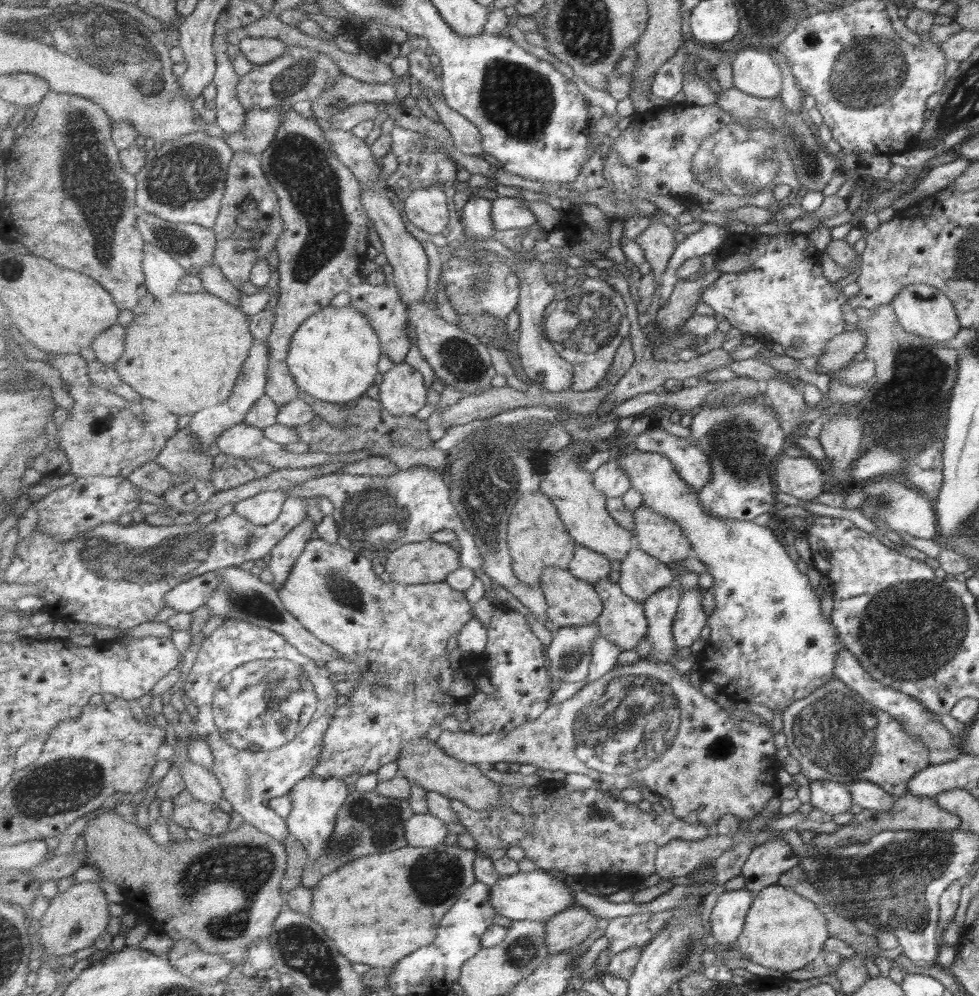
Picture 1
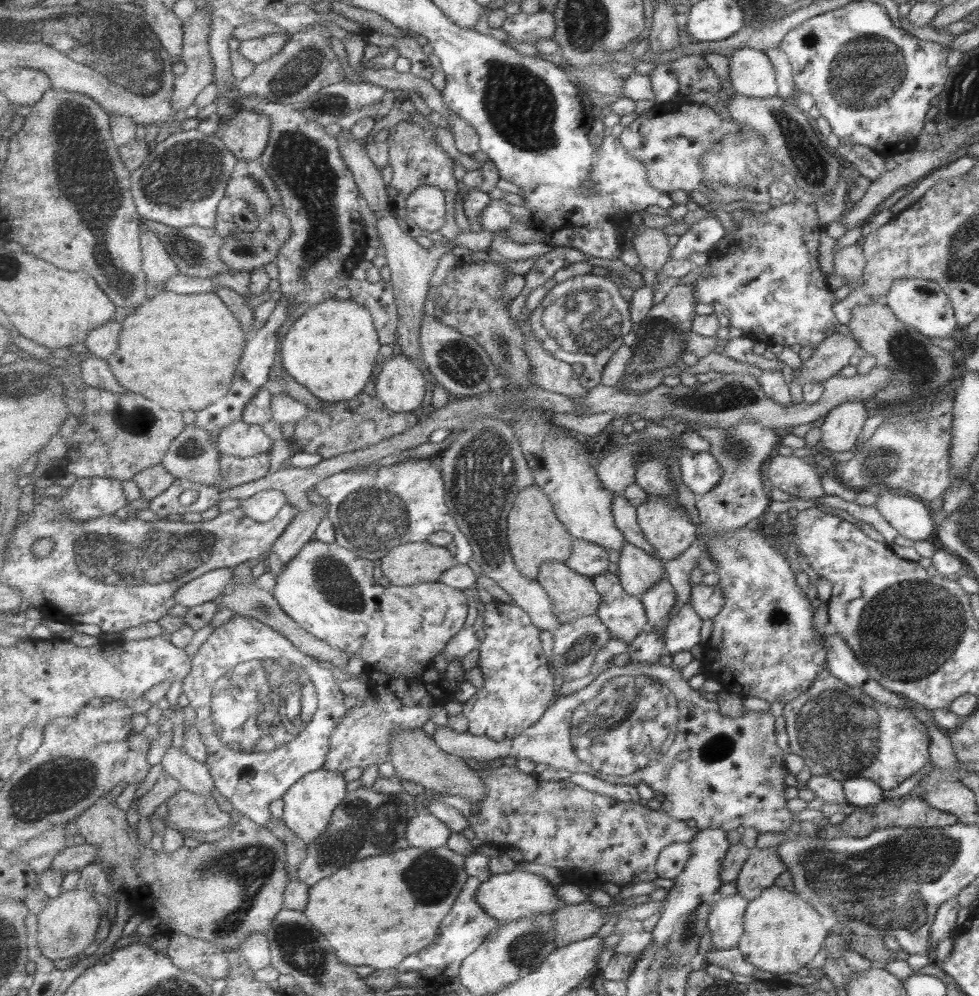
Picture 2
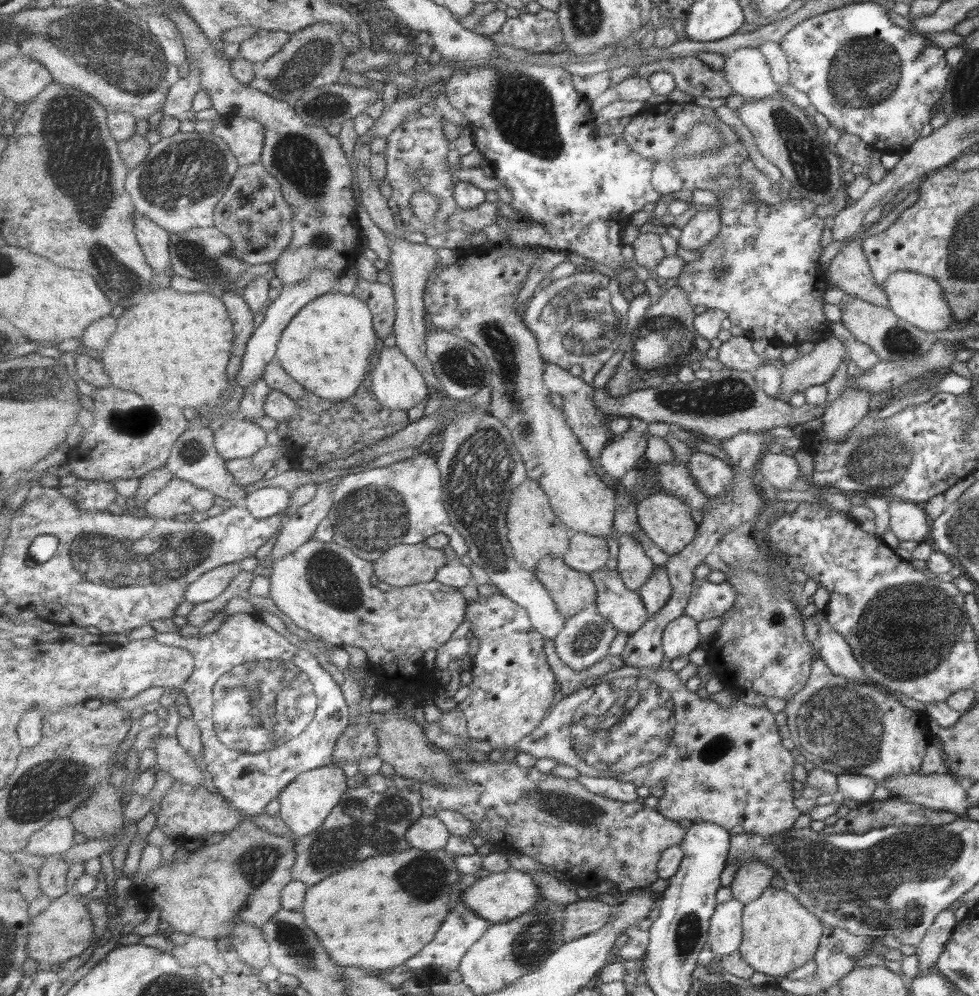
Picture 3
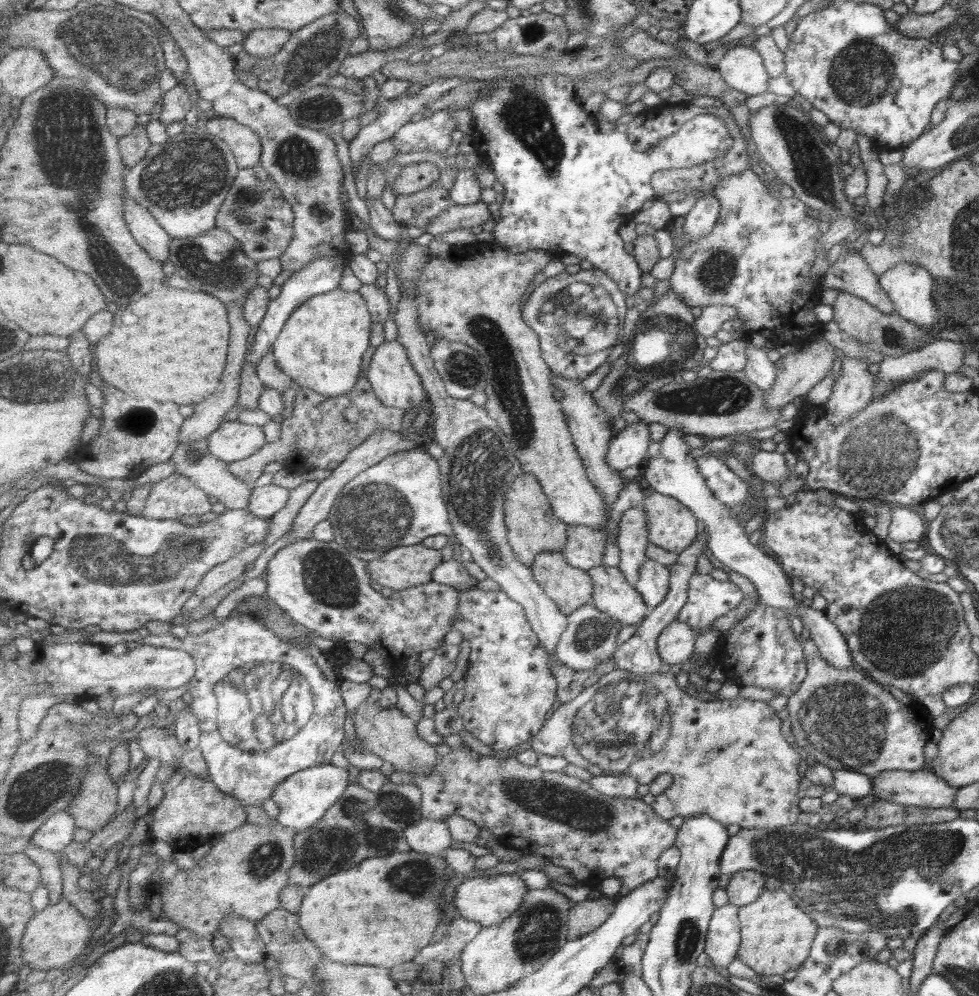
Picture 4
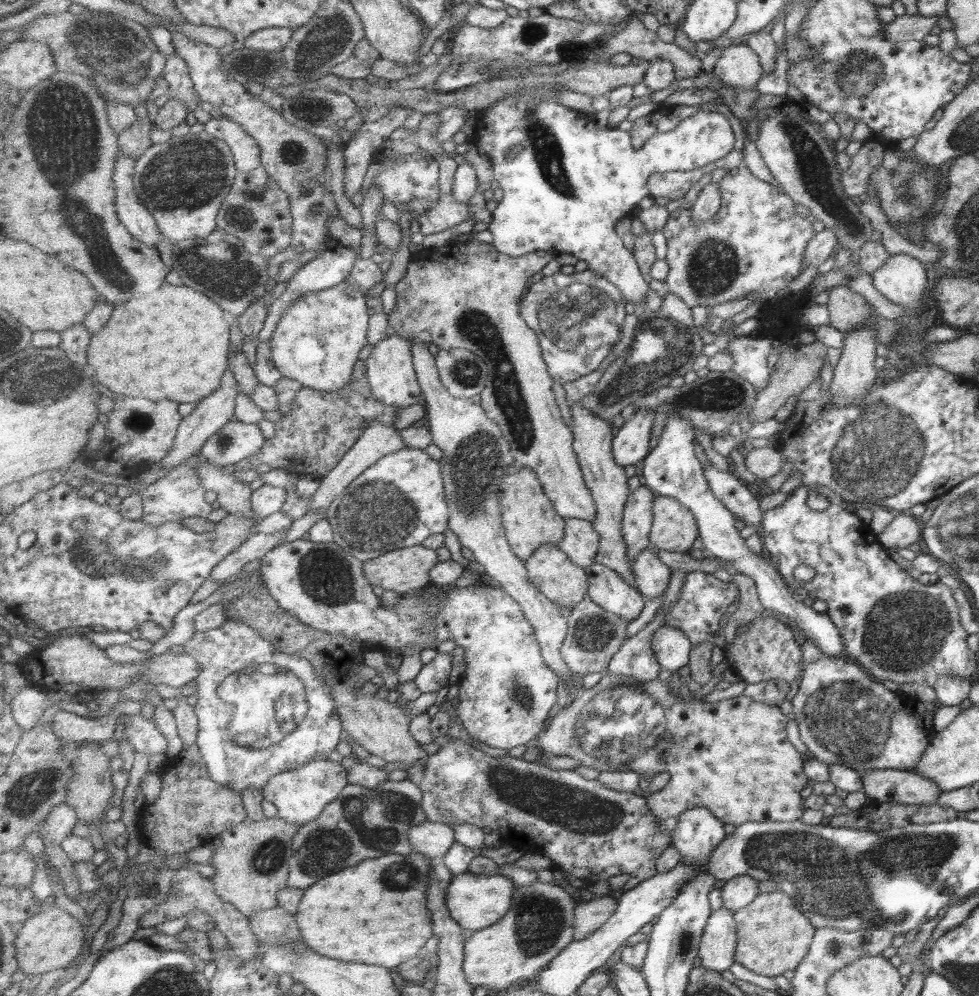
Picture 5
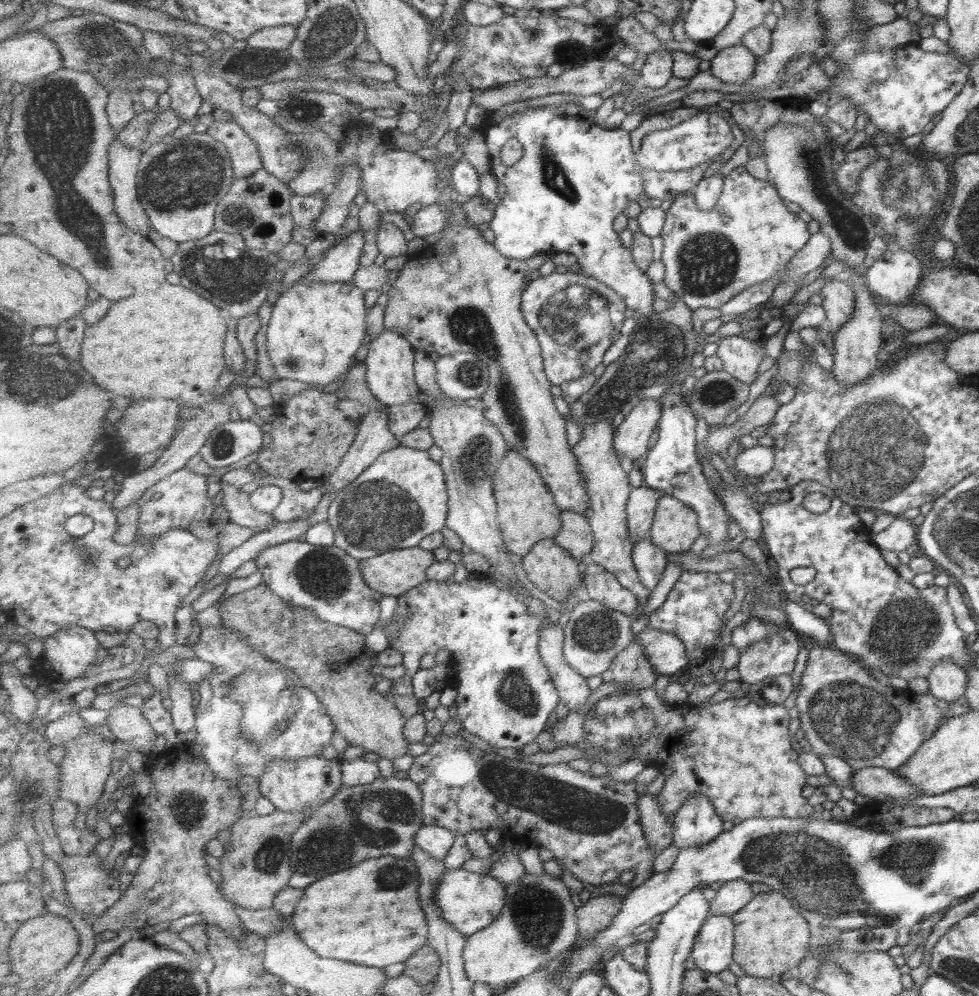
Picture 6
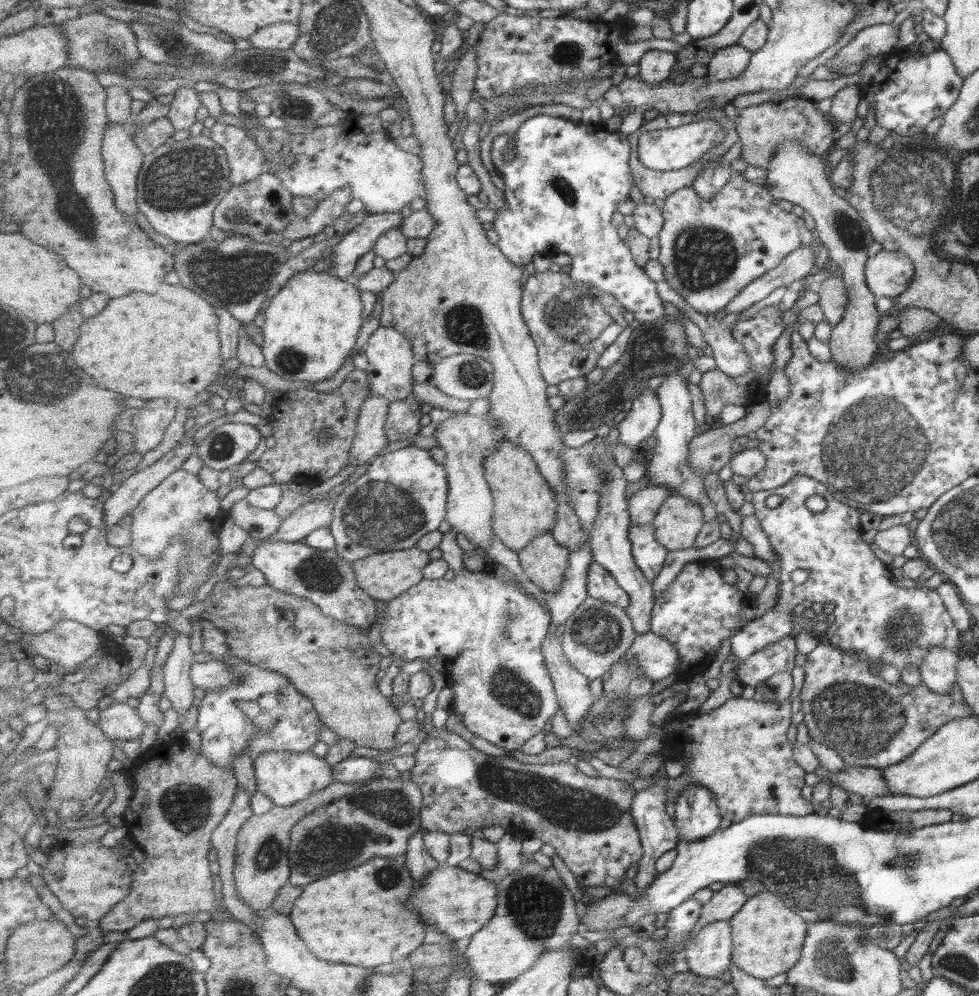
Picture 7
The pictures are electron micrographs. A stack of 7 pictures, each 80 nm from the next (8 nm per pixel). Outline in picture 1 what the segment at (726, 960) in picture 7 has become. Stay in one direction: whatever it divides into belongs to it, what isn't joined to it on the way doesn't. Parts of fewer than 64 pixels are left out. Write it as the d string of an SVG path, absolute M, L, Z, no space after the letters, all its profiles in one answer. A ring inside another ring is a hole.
M747 889L723 890L709 917L710 932L718 944L737 944L757 895Z

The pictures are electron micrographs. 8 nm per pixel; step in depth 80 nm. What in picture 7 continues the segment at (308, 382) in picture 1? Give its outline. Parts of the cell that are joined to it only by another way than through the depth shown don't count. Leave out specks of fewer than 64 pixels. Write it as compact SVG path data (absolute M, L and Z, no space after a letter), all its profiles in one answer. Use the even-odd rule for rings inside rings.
M300 271L294 274L288 281L280 288L279 292L271 298L268 307L264 312L265 320L262 330L264 332L265 342L263 342L262 352L266 357L266 367L272 372L279 374L281 378L285 380L291 380L295 382L310 381L310 382L323 382L330 379L337 370L345 364L345 360L349 357L349 353L353 352L353 348L357 346L357 336L361 332L361 326L363 326L363 300L361 300L361 289L357 287L352 280L345 280L326 271L314 272L314 271Z

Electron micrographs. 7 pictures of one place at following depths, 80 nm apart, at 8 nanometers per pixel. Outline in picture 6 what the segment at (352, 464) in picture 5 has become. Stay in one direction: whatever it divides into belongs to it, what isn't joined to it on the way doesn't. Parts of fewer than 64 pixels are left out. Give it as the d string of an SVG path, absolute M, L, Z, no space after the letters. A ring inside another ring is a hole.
M373 410L365 414L360 424L355 442L348 453L343 457L337 471L323 483L327 483L324 494L331 491L342 491L352 484L367 468L375 464L384 452L393 450L402 445L401 439L391 432L388 414L381 410Z

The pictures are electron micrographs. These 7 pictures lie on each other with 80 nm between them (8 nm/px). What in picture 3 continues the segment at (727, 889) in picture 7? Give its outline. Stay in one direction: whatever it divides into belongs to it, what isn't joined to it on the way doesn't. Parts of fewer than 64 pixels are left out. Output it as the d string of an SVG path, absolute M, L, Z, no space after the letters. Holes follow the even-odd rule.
M749 861L737 872L737 876L731 884L733 897L747 904L759 899L761 892L771 884L771 878L777 875L773 868L761 861Z

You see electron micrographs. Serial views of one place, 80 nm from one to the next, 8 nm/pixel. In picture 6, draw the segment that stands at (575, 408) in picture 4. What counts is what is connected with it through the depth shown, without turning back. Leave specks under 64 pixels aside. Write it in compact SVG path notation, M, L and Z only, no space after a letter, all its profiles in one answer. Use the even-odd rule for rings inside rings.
M599 421L595 424L584 424L579 429L582 431L583 438L573 446L573 451L577 455L582 478L587 484L592 502L589 519L595 534L595 548L589 554L589 561L604 566L605 570L612 571L625 588L637 595L641 608L631 618L641 619L645 615L645 606L649 602L651 592L644 585L634 565L632 555L634 546L628 529L628 500L633 488L629 484L627 472L621 468L622 461L616 452L614 442L616 427L612 423Z

